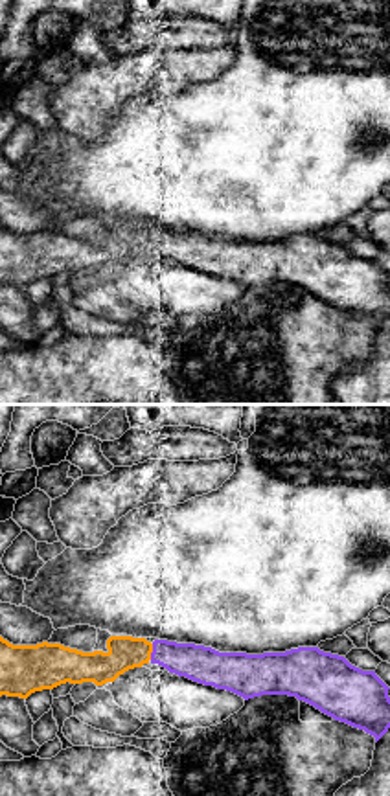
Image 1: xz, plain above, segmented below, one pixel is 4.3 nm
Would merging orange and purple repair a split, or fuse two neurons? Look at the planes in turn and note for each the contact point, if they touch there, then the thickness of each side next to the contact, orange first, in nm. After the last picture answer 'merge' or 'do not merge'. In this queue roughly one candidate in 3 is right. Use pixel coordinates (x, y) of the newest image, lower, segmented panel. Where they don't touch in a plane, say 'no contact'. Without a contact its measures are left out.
contact (151, 651); calibres 150 and 160 nm

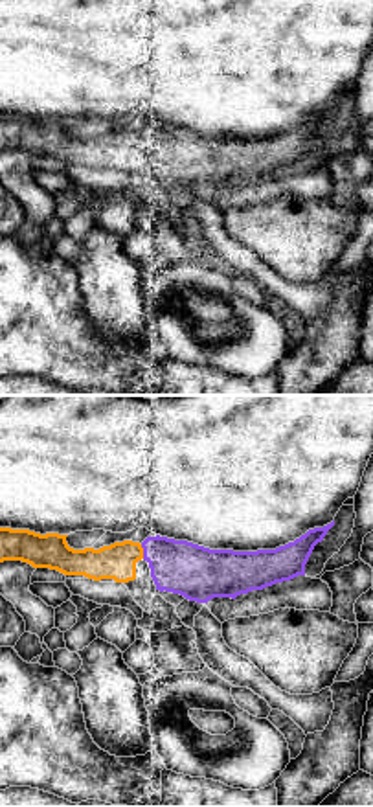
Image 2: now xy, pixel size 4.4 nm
contact (142, 552); calibres 160 and 240 nm

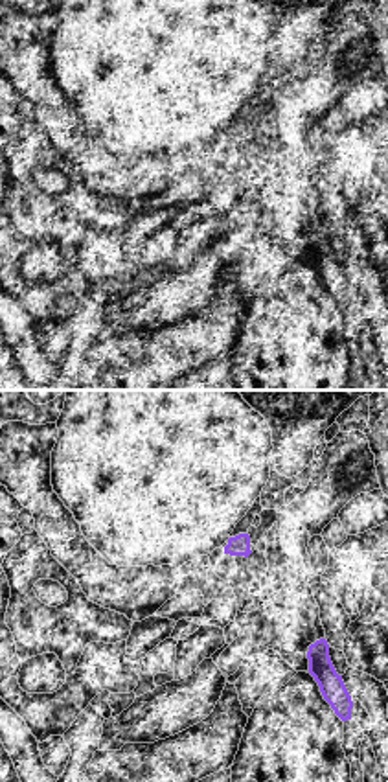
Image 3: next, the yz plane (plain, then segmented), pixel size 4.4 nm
no contact

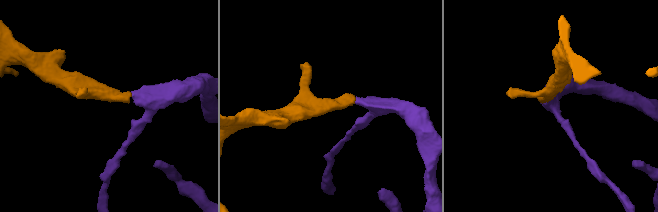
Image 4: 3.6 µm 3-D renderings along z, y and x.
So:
merge

